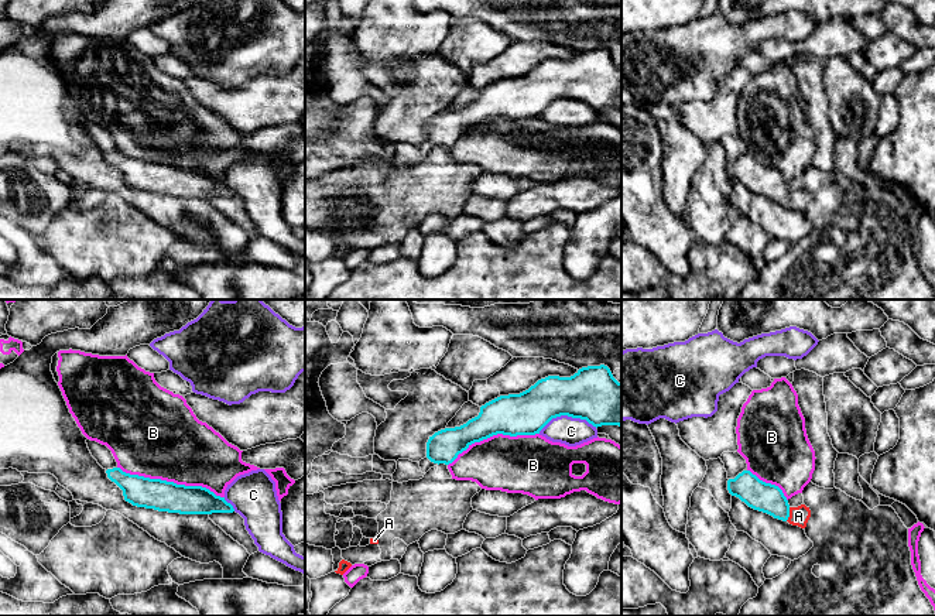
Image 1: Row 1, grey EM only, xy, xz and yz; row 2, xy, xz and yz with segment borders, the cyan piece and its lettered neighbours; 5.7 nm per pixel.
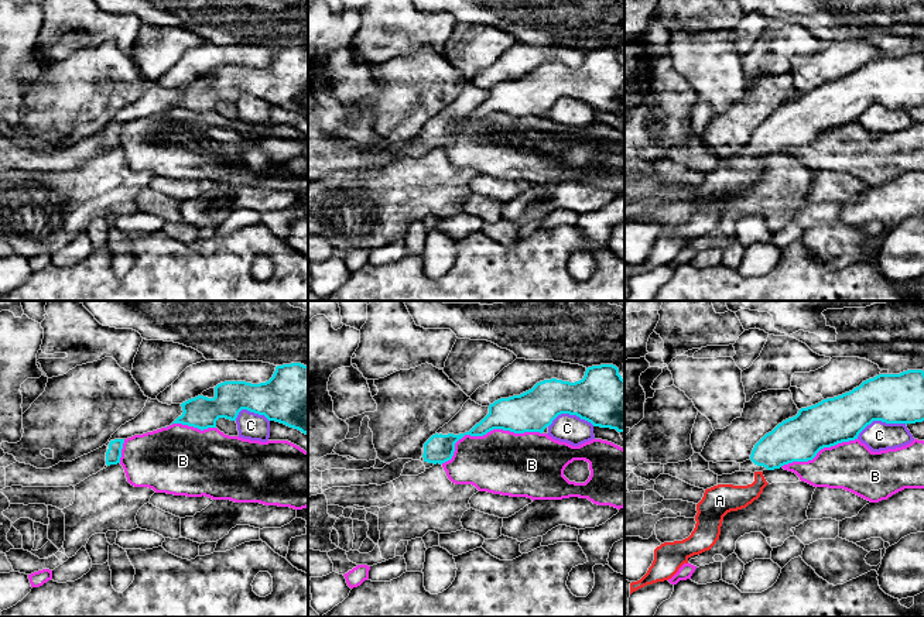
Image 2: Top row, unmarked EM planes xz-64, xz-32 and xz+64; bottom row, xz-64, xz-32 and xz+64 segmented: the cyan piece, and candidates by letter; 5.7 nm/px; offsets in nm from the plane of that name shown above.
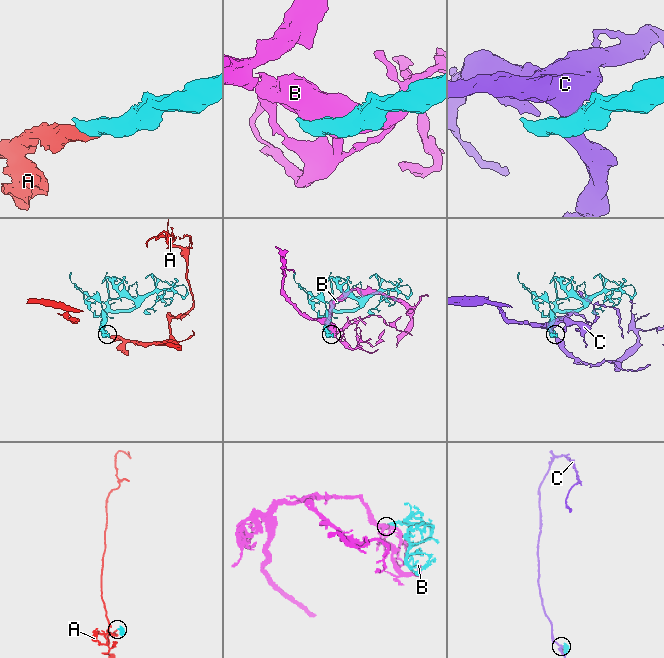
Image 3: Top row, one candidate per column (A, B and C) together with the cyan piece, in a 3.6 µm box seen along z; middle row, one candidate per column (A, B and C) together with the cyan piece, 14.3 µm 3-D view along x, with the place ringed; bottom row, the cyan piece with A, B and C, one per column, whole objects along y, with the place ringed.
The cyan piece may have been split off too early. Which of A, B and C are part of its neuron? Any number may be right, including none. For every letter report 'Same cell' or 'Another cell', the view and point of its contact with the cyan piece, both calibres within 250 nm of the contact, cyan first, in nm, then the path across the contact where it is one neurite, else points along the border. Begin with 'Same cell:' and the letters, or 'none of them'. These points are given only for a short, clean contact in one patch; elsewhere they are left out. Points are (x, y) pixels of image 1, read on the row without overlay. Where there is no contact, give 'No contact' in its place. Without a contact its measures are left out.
Same cell: A
A: Same cell. Touches cyan at yz (788, 198). Thickness 170 nm (cyan) against 110 nm. Path across: yz (761, 180), (769, 181), (788, 198), (798, 199)
B: Another cell. Touches cyan at xy (171, 166). Thickness 180 nm (cyan) against 440 nm
C: Another cell. Touches cyan at xz (567, 98). Thickness 300 nm (cyan) against 160 nm

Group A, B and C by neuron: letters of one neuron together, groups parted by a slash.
A / B / C

